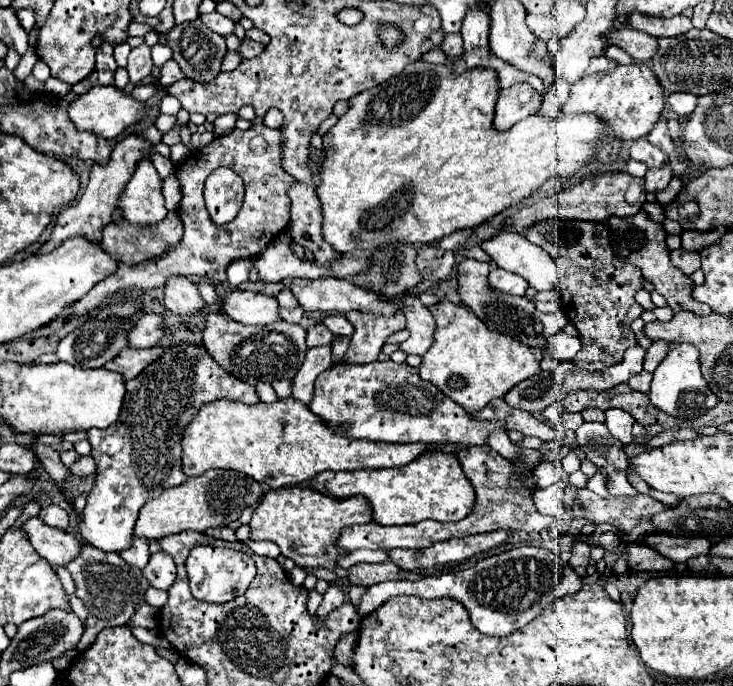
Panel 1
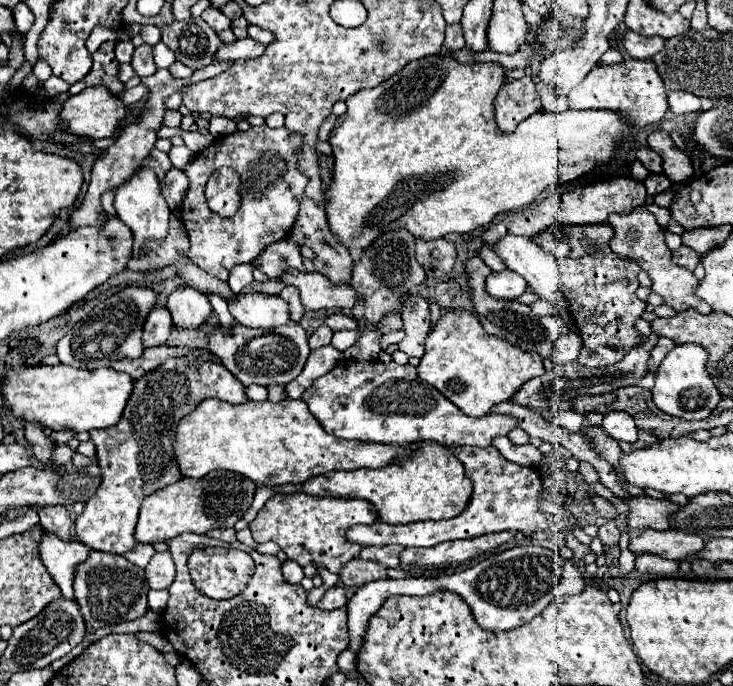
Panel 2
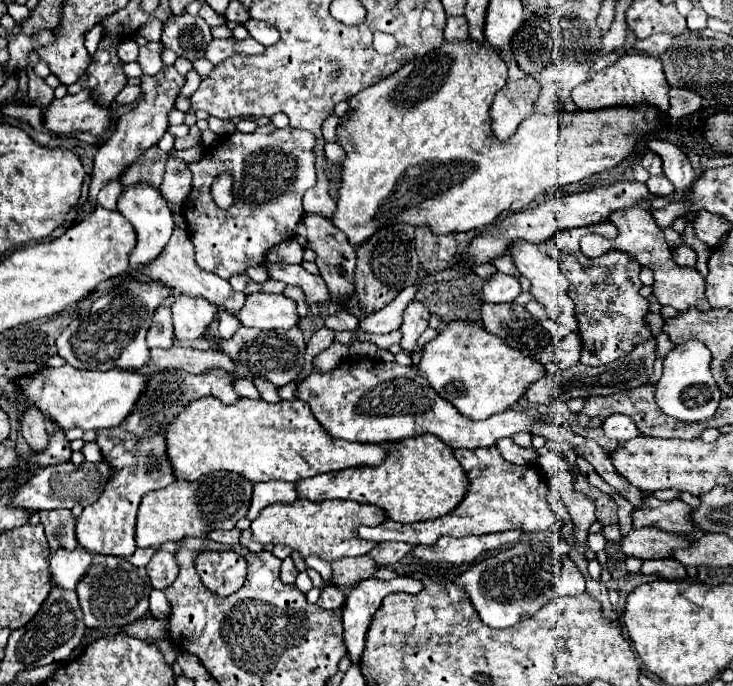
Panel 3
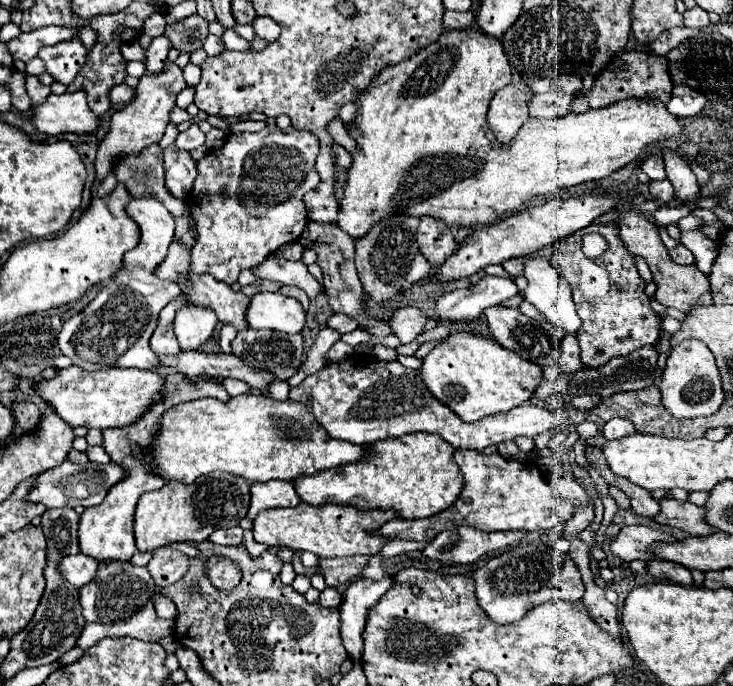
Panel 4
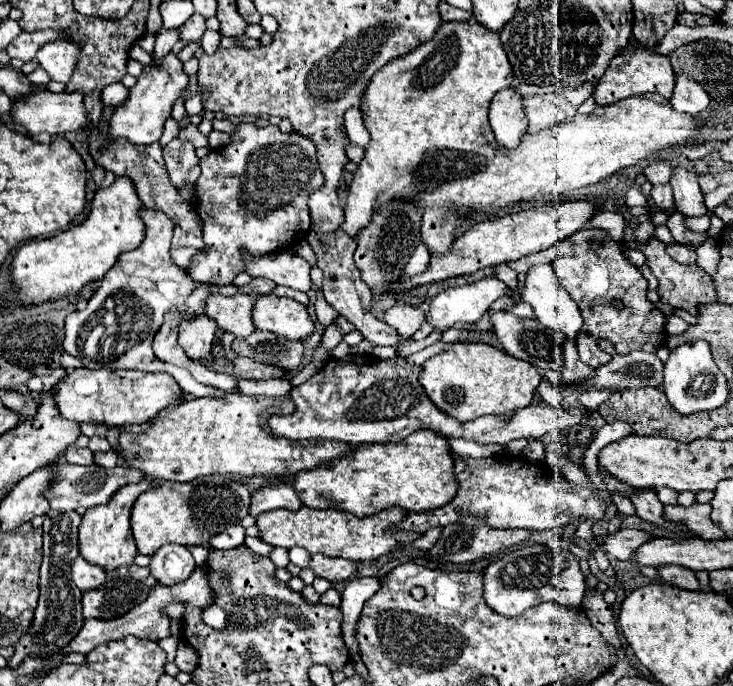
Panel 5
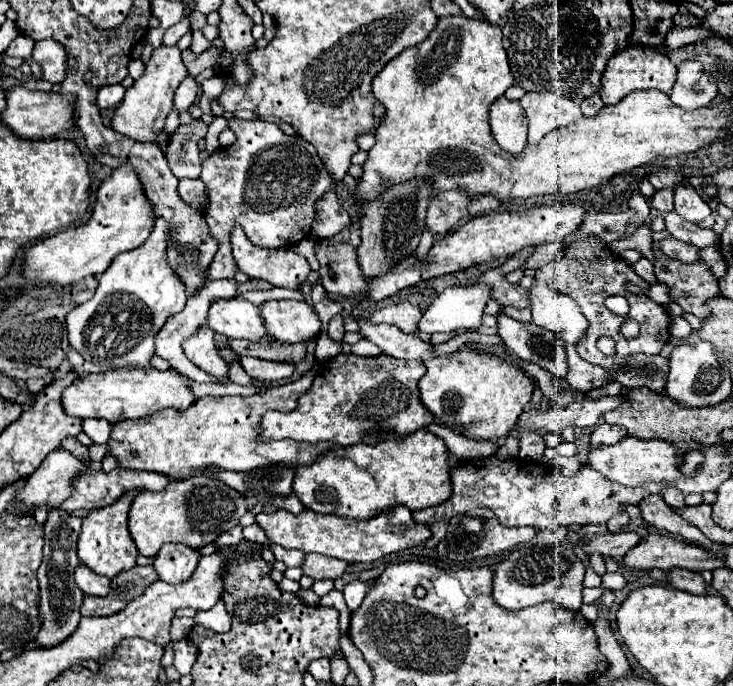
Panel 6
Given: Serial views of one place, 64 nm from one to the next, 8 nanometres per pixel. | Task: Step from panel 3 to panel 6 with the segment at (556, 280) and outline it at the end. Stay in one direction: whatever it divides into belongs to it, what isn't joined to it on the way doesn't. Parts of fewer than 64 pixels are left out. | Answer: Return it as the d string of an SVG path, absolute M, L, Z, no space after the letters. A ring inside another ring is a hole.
M556 261L549 262L536 272L536 286L530 288L532 318L536 326L556 332L564 344L576 346L586 336L588 320L574 300L568 300L568 296L560 292L552 292L555 266Z

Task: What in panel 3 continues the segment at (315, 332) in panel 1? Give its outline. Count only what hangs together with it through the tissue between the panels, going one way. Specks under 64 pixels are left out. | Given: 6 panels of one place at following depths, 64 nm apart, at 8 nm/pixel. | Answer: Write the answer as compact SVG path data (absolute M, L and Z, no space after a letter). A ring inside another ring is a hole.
M320 328L314 336L312 336L312 340L310 340L310 344L308 344L308 348L306 348L306 362L304 362L304 368L302 368L302 372L300 372L300 376L294 380L294 382L302 382L308 374L312 374L312 370L314 370L314 358L322 352L322 350L326 350L330 344L334 342L334 332L330 330L330 328Z

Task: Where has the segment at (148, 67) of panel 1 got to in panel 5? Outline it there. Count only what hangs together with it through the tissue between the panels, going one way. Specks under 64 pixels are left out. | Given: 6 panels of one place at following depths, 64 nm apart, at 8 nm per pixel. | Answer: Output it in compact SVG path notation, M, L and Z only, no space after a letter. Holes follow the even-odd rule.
M172 28L172 30L160 30L160 32L158 32L158 36L156 36L154 58L162 58L162 56L166 56L178 40L180 40L178 30L174 30L174 28Z

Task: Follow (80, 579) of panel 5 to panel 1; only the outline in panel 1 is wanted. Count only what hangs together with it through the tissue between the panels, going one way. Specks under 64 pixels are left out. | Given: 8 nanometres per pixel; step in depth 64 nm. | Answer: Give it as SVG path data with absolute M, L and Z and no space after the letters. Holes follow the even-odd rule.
M38 516L28 520L22 530L28 532L34 550L50 566L66 568L68 562L72 562L76 556L80 556L82 544L76 536L72 536L68 532L60 532L52 526L46 526L42 520L38 520ZM70 595L69 596L69 603L72 608L72 611L82 620L84 623L86 621L86 618L88 616L88 610L86 610L86 607L84 606L84 603L80 598L78 598L76 595Z

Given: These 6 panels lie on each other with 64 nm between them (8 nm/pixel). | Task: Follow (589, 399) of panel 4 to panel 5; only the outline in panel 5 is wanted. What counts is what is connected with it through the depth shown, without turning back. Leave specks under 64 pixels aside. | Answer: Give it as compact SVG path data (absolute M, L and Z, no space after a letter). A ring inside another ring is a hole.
M592 388L588 392L584 392L580 396L580 404L588 406L588 408L598 408L604 400L608 400L616 390L614 388L604 388L604 390L598 390L598 388Z

